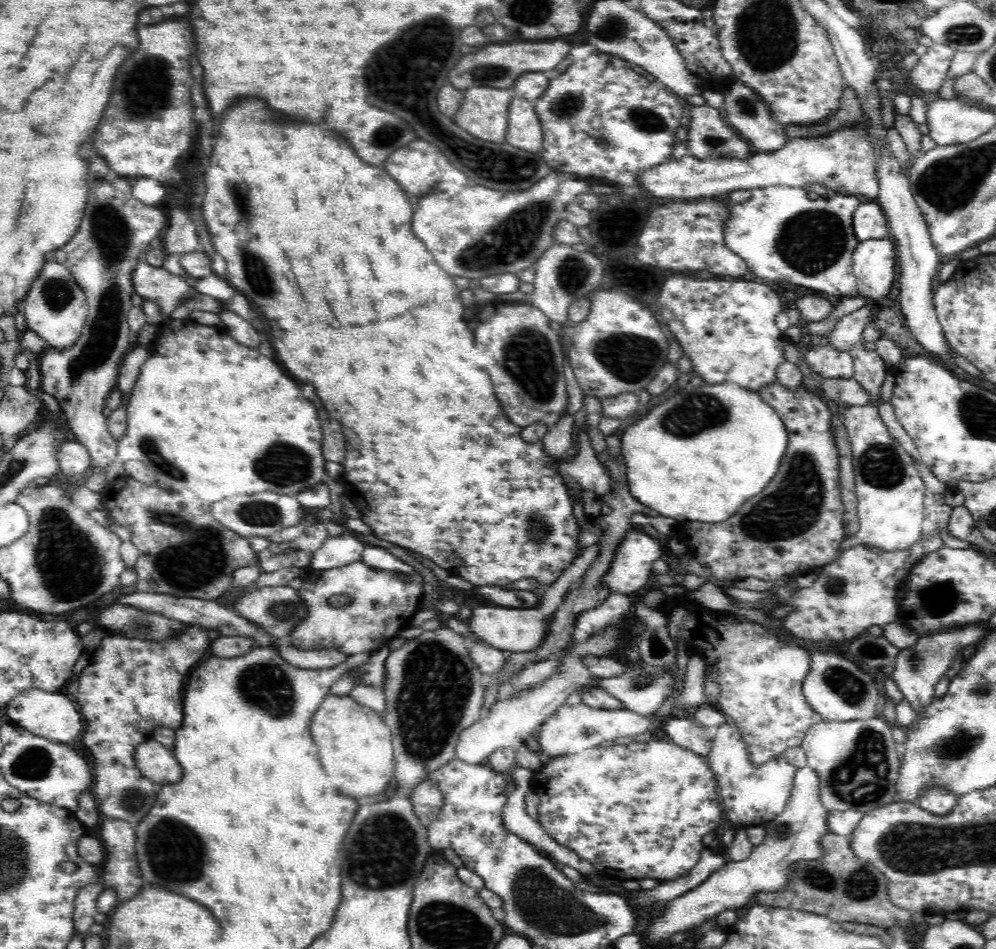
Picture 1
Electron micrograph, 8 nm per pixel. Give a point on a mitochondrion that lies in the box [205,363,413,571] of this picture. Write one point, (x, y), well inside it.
(273, 465)

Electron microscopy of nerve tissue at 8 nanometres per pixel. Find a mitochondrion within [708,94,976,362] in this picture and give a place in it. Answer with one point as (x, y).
(813, 240)

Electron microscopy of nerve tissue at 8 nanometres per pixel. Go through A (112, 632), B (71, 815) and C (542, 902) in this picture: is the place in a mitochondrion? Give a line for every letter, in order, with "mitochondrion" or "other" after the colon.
A: other
B: other
C: mitochondrion

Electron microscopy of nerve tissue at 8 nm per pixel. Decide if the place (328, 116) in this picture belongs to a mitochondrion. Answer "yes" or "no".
no

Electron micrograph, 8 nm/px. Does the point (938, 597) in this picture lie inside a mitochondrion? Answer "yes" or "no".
yes

